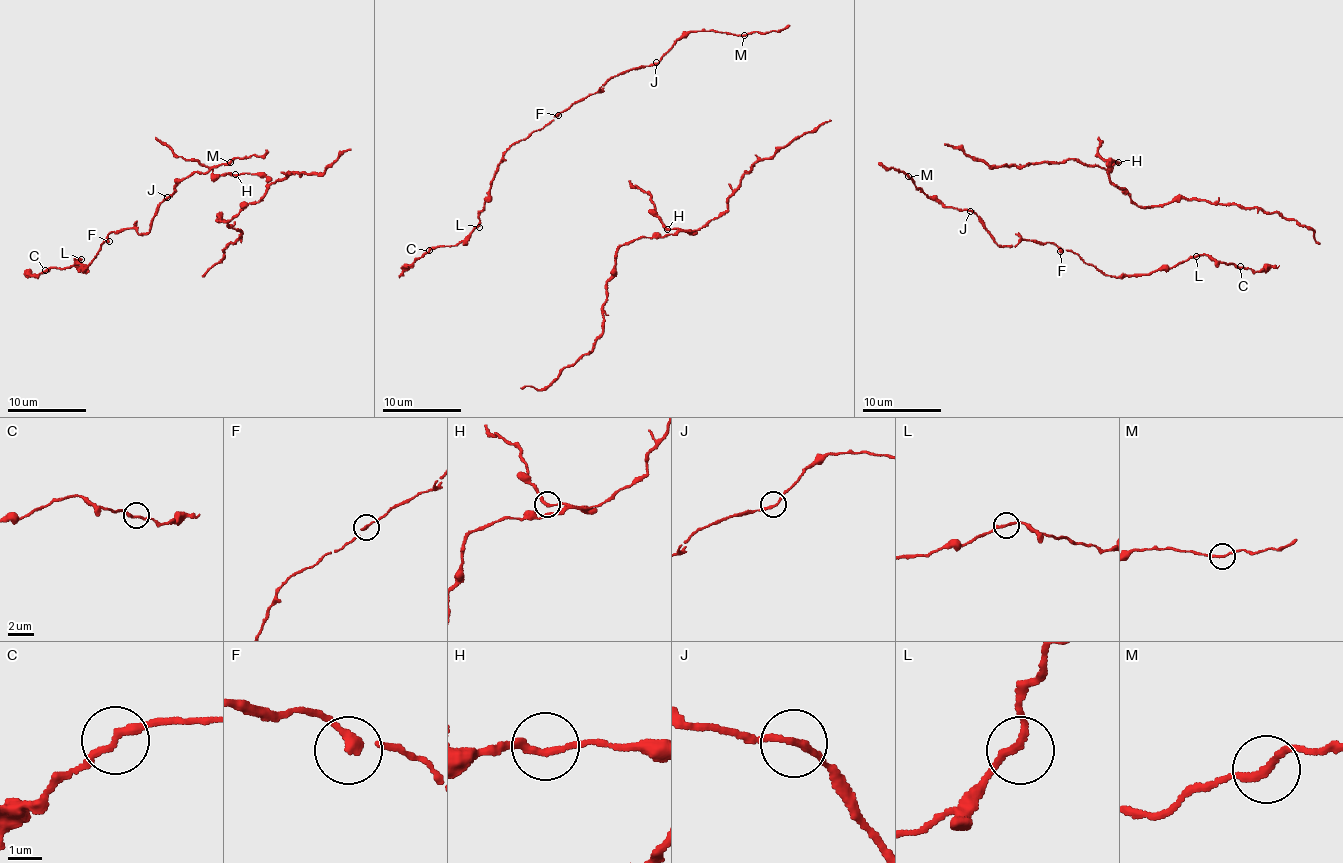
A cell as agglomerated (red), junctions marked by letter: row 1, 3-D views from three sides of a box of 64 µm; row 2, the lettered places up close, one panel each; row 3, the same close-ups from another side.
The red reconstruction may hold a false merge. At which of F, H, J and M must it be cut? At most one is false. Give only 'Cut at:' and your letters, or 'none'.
Cut at: none

